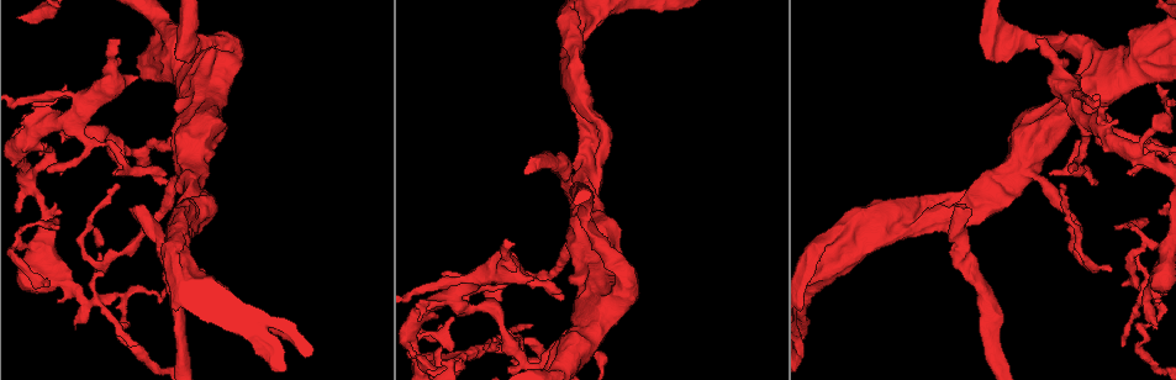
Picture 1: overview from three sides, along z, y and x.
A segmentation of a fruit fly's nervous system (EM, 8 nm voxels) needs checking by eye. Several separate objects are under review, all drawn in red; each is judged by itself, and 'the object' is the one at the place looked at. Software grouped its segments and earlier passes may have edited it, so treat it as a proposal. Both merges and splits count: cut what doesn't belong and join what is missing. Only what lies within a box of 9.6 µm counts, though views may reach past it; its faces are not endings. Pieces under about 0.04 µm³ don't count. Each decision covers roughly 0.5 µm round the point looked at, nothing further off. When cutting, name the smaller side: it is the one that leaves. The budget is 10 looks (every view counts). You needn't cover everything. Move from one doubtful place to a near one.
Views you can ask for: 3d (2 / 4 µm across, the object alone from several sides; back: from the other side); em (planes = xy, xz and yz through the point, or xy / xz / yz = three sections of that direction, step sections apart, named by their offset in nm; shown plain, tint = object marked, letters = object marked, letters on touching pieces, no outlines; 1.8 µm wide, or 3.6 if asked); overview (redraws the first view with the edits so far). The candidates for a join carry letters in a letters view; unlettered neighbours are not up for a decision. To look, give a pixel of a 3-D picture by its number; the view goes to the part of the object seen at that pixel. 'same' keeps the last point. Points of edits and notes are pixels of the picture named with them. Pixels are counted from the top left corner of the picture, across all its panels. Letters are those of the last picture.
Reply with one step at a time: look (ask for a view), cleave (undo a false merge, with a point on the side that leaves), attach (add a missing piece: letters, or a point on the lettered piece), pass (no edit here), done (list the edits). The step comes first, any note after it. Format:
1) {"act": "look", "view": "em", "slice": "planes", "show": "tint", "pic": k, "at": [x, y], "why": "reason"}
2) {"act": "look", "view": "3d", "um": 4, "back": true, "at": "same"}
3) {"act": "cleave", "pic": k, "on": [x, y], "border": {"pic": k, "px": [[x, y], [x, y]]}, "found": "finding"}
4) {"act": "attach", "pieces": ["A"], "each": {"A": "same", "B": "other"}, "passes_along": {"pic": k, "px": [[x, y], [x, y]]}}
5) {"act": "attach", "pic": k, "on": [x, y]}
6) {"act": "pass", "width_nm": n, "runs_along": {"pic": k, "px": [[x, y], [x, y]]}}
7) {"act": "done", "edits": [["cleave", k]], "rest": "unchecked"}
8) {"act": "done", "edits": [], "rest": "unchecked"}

{"act": "look", "view": "em", "slice": "planes", "show": "plain", "pic": 1, "at": [1059, 185], "why": "an open end"}

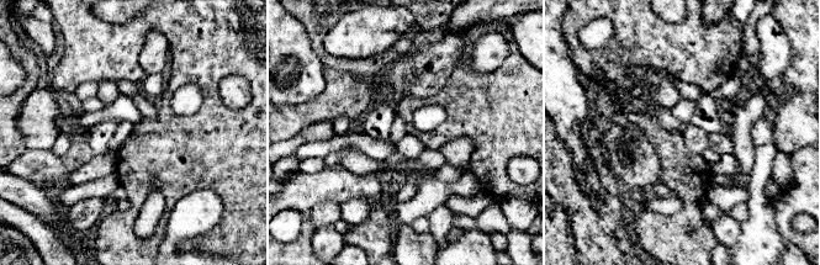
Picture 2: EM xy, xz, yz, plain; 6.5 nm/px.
{"act": "look", "view": "em", "slice": "planes", "show": "letters", "at": "same", "why": "see the neighbours"}

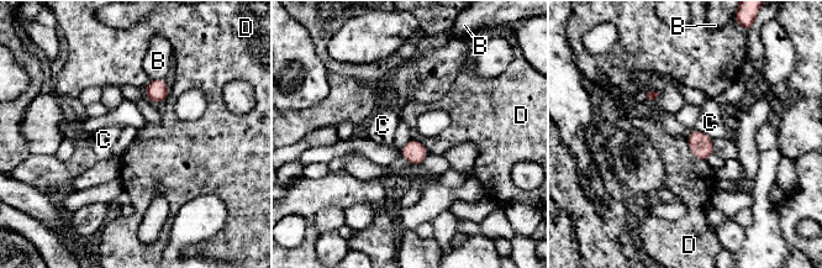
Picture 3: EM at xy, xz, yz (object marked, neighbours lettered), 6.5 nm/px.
{"act": "pass", "each": {"B": "other", "C": "other", "D": "other"}, "border": {"pic": 3, "px": [[685, 141], [697, 158], [706, 159]]}, "found": "none of them fits"}

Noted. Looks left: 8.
{"act": "look", "view": "em", "slice": "planes", "show": "letters", "pic": 1, "at": [588, 117], "why": "two arms at a narrow angle"}

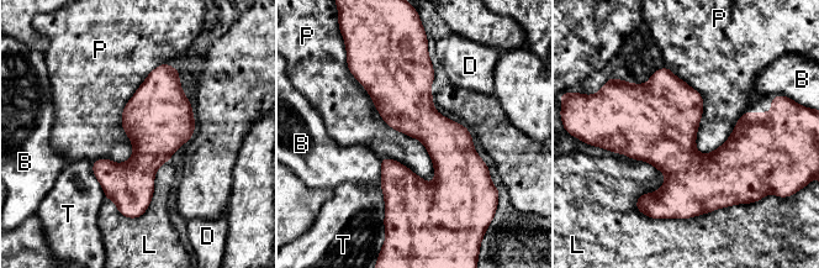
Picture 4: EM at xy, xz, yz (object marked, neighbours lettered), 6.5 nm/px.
{"act": "pass", "longest_contact_nm": ["P", 900], "each": {"B": "other", "D": "other", "L": "other", "P": "other", "T": "other"}, "found": "continuous, no second neuron"}

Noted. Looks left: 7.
{"act": "look", "view": "em", "slice": "yz", "step": 4, "show": "tint", "pic": 1, "at": [1083, 265], "why": "sharp bend"}

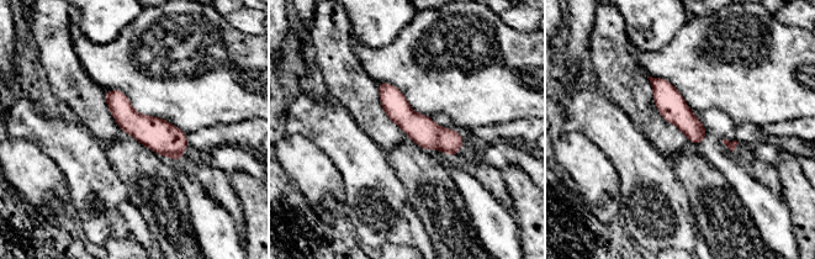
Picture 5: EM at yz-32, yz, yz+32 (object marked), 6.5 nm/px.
{"act": "look", "view": "em", "slice": "planes", "show": "letters", "at": "same"}

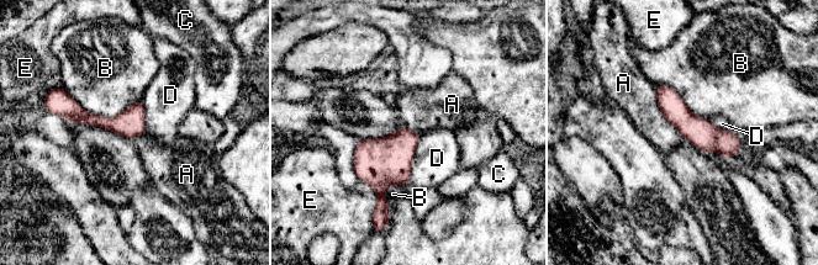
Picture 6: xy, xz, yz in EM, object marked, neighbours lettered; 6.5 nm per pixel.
{"act": "pass", "each": {"A": "other", "B": "other", "C": "other", "D": "other", "E": "other"}, "runs_along": {"pic": 6, "px": [[659, 89], [707, 138], [737, 144]]}, "found": "all the same neuron"}

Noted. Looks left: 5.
{"act": "look", "view": "3d", "um": 2, "pic": 1, "at": [188, 272], "why": "abrupt turn"}

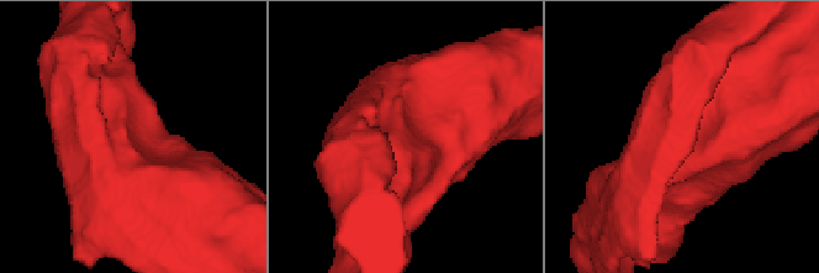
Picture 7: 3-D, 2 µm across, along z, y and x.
{"act": "look", "view": "em", "slice": "planes", "show": "tint", "pic": 7, "at": [132, 144]}

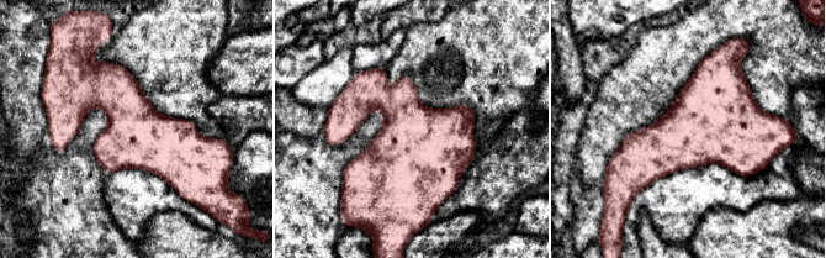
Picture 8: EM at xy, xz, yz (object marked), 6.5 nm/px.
{"act": "look", "view": "em", "slice": "planes", "show": "letters", "at": "same", "why": "see the neighbours"}

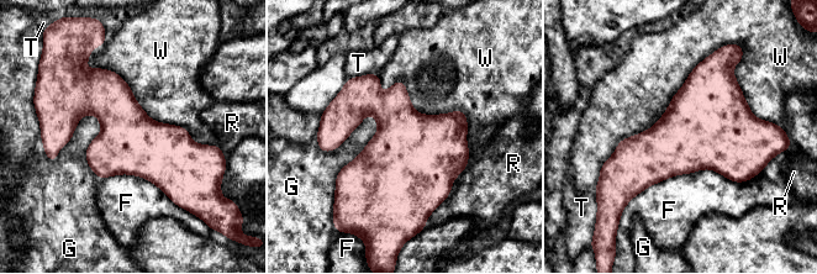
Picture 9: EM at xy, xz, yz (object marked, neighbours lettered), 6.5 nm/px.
{"act": "pass", "longest_contact_nm": ["F", 900], "each": {"F": "other", "G": "other", "R": "other", "T": "other", "W": "other"}, "border": {"pic": 9, "px": [[378, 74], [468, 163]]}, "found": "one neuron here"}

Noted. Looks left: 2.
{"act": "done", "edits": [], "rest": "unchecked"}

